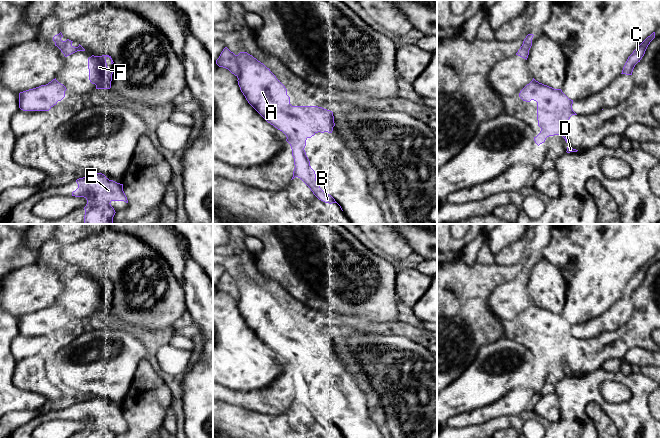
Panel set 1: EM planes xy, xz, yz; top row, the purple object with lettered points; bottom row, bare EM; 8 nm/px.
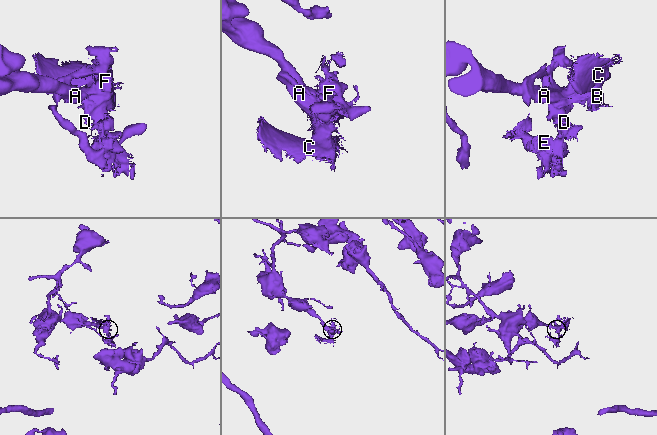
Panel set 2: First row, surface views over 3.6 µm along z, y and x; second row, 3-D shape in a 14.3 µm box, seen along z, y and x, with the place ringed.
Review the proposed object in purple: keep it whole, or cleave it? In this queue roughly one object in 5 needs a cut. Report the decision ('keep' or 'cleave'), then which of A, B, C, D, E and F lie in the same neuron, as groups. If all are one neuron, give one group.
keep | A B C D E F

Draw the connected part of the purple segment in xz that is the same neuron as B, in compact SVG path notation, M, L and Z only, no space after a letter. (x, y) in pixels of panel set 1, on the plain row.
M225 271L216 288L238 302L238 309L248 327L286 359L295 389L292 403L300 402L319 424L337 427L318 409L304 374L306 364L316 357L332 357L335 350L333 336L318 330L292 330L285 310L269 292L247 276L235 279Z

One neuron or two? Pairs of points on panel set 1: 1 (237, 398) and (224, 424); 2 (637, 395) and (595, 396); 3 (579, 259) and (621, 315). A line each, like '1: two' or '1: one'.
1: two
2: one
3: two

